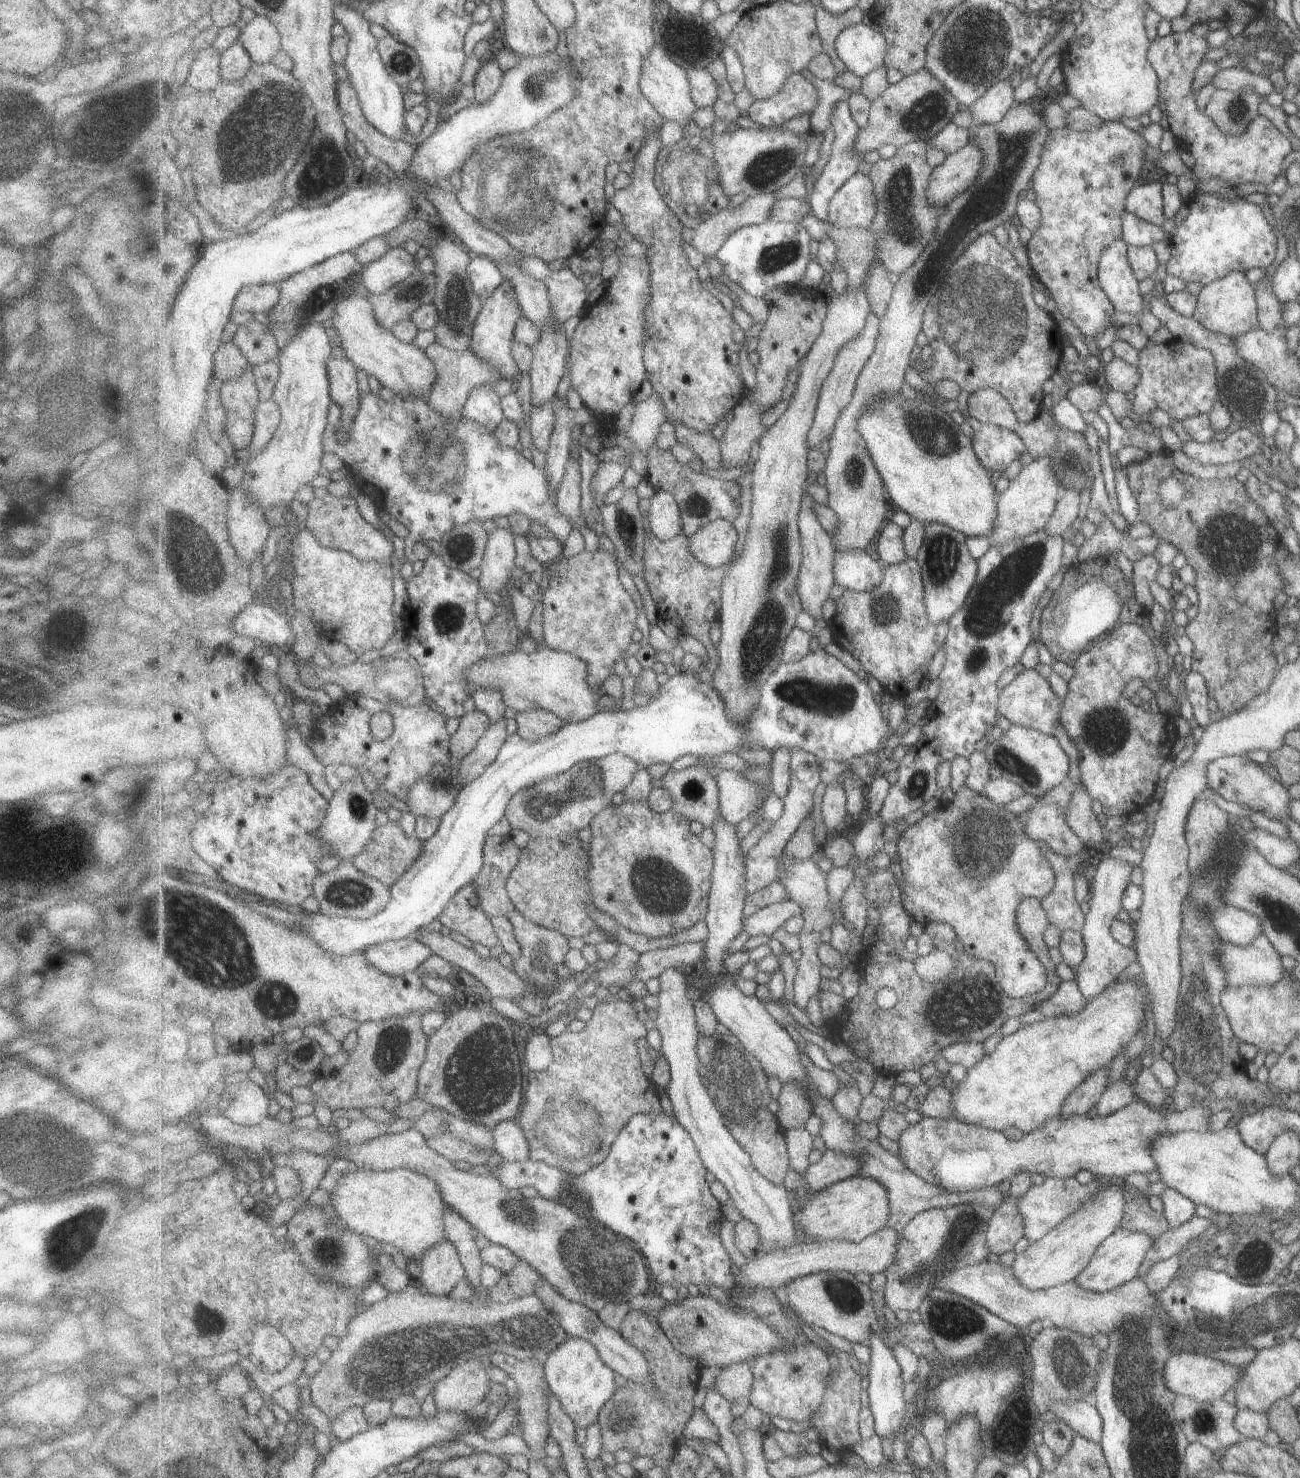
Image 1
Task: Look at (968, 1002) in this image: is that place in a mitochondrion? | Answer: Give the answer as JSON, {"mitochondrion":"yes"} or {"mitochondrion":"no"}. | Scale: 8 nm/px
{"mitochondrion":"yes"}

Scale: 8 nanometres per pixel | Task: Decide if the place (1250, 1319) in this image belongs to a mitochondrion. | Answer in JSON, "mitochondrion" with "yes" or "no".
{"mitochondrion":"yes"}

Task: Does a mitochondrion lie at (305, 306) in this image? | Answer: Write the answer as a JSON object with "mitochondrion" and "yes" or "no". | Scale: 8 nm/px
{"mitochondrion":"yes"}

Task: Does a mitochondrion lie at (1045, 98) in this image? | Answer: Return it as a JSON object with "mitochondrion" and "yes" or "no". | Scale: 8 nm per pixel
{"mitochondrion":"no"}

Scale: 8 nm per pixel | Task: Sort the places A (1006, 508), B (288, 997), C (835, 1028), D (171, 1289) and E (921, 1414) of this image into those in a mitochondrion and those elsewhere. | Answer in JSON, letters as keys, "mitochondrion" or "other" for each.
{"A":"other","B":"mitochondrion","C":"other","D":"other","E":"other"}

